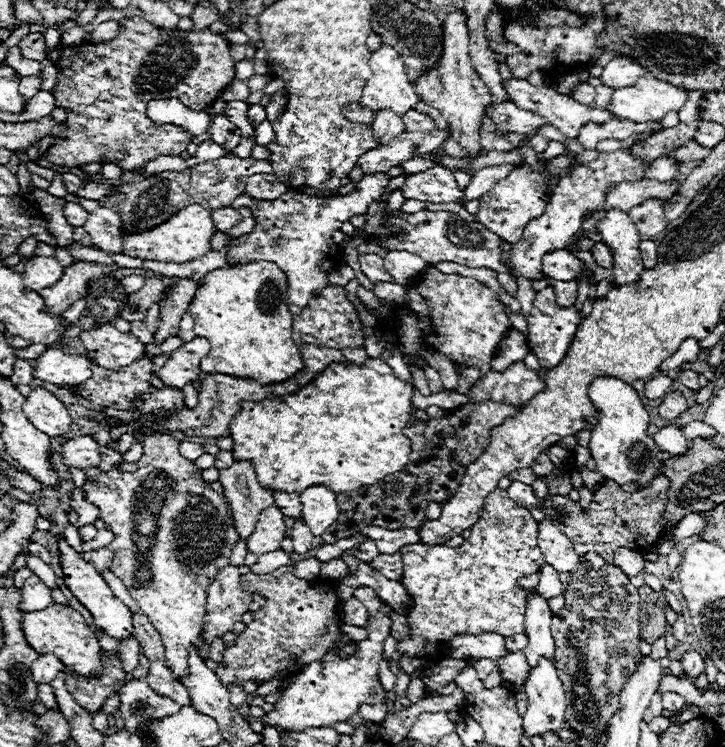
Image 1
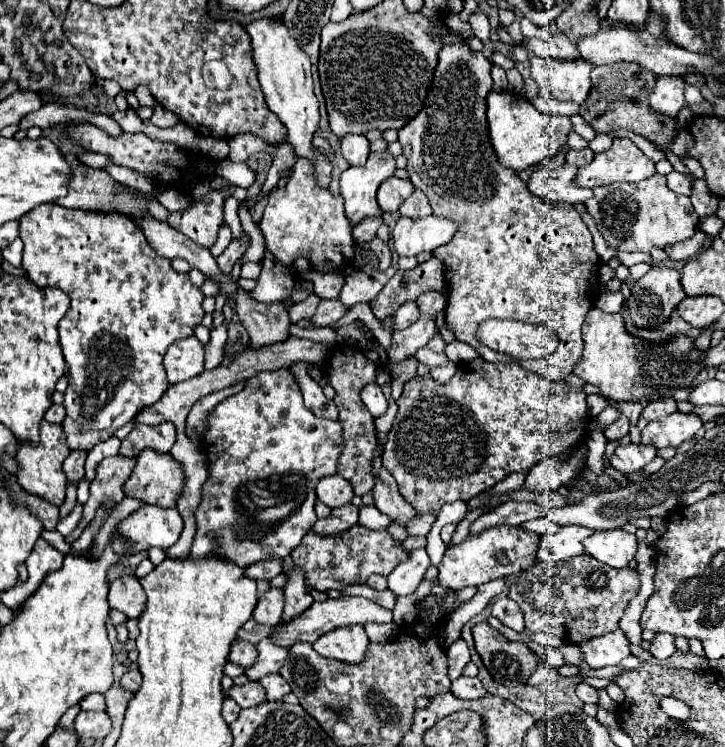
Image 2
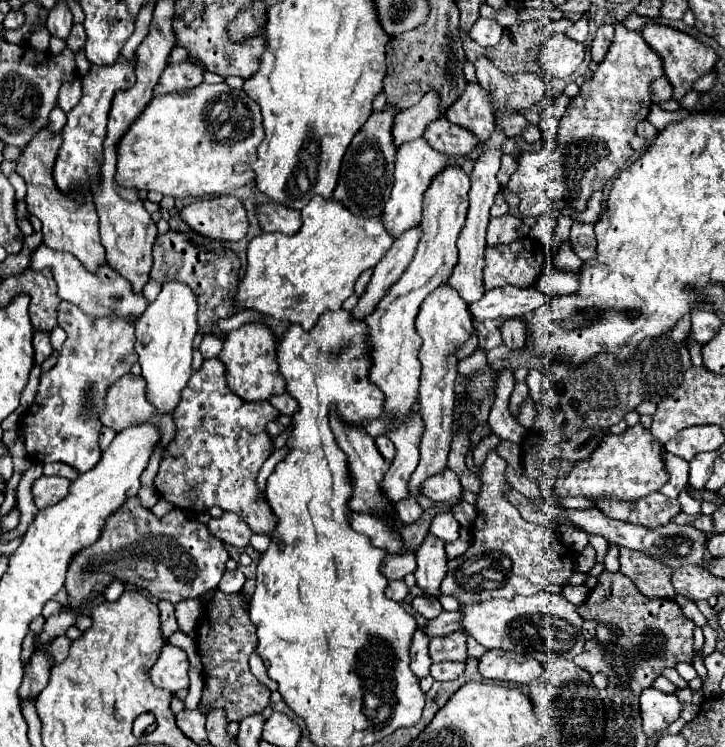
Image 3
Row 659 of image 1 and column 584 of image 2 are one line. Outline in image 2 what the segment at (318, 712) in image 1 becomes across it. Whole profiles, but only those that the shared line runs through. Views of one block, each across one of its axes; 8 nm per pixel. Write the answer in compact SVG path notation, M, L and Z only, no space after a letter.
M592 308L588 312L588 318L582 326L582 338L584 338L584 358L574 366L574 374L580 376L584 382L598 386L602 396L614 402L640 402L642 398L658 400L666 394L672 396L680 388L694 388L698 374L704 370L702 360L706 350L698 350L690 336L676 334L666 342L648 342L644 338L640 340L626 330L624 318L620 314L606 314L600 308Z

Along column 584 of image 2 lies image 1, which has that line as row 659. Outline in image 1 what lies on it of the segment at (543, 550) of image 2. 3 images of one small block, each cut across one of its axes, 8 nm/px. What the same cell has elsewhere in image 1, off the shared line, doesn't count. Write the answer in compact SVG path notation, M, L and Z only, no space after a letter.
M530 594L526 598L526 636L528 646L524 656L528 664L538 664L540 656L554 658L554 636L550 630L552 610L542 594Z

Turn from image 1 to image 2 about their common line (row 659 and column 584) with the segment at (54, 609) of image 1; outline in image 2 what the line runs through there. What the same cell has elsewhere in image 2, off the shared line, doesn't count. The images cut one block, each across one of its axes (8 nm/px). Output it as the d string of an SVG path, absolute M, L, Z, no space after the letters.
M532 56L530 70L532 78L538 82L544 98L554 100L570 100L582 104L592 88L590 72L594 64L584 60L582 56L574 60L550 60Z

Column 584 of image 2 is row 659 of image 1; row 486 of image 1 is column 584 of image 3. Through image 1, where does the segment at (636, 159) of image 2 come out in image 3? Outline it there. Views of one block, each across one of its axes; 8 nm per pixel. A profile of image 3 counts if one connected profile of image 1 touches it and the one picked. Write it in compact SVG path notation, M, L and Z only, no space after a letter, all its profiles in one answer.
M616 24L616 36L612 40L612 46L608 48L608 56L600 62L600 68L596 70L592 80L580 86L580 92L570 100L564 116L560 118L562 128L558 132L556 148L540 148L536 152L524 152L520 156L518 168L508 180L508 188L520 198L520 214L540 218L550 210L562 208L574 208L576 212L584 212L590 196L602 190L604 184L614 178L616 170L626 168L626 164L630 162L630 156L634 154L630 138L636 134L638 120L644 120L650 112L650 84L660 76L664 76L662 62L658 54L652 54L642 34L626 30L622 24Z

